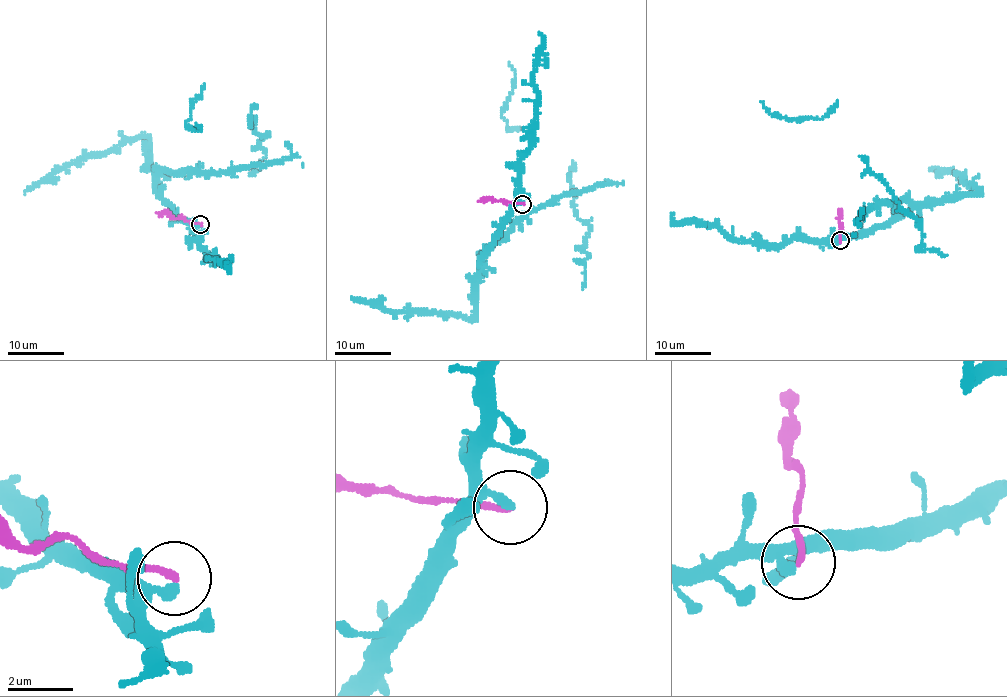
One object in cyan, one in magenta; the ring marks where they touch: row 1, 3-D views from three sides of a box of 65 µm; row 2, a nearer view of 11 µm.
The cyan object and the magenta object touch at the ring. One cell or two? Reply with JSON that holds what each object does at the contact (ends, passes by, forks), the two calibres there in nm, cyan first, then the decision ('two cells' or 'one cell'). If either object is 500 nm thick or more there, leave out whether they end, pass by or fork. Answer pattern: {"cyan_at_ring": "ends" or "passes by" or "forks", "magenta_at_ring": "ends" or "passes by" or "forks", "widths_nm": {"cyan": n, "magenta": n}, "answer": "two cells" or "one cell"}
{"cyan_at_ring": "ends", "magenta_at_ring": "ends", "widths_nm": {"cyan": 300, "magenta": 200}, "answer": "two cells"}

